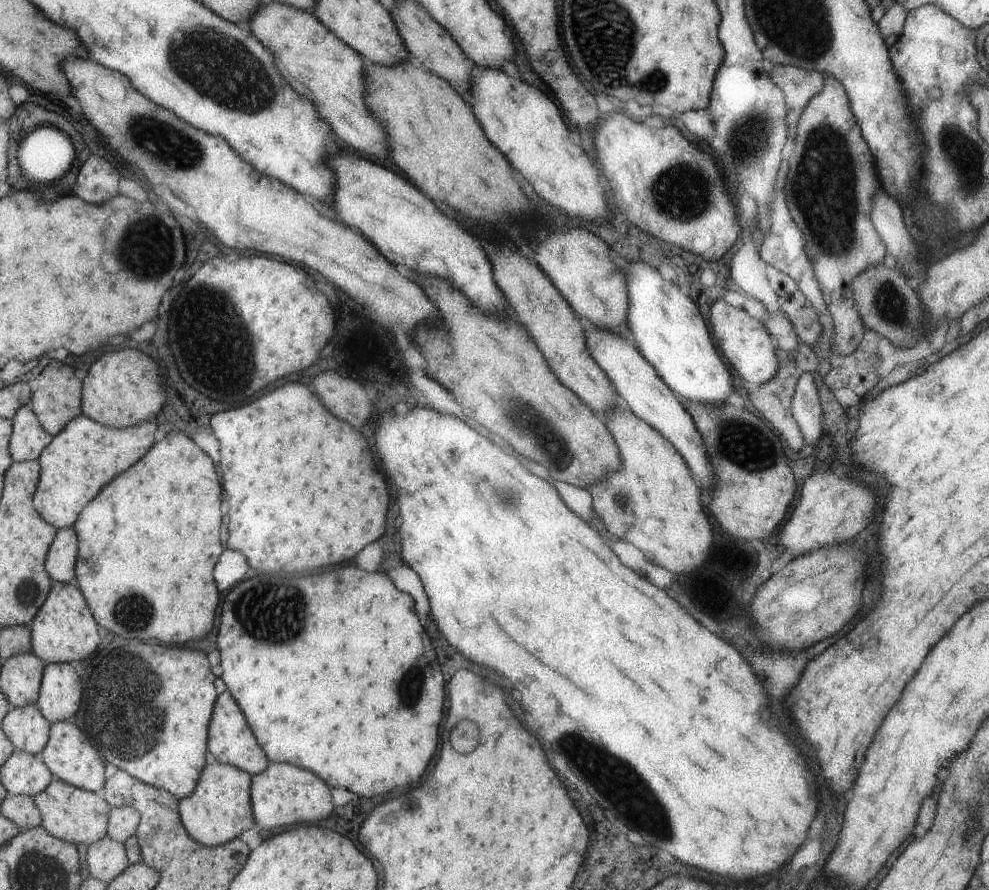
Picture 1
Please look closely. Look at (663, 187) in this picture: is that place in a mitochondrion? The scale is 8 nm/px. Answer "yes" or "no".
yes

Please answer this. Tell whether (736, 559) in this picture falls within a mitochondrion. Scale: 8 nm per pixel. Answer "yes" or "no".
no

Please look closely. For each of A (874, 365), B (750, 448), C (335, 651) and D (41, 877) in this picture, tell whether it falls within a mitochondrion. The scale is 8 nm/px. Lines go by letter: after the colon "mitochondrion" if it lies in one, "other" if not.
A: other
B: mitochondrion
C: other
D: mitochondrion

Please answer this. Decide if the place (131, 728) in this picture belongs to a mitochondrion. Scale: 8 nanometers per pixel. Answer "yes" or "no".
yes

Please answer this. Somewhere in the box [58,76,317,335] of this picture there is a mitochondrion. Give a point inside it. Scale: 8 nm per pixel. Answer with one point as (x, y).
(164, 143)

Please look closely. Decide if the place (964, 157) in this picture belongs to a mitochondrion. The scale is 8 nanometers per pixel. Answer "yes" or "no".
yes

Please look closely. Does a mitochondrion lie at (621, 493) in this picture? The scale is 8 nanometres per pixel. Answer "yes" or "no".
yes

